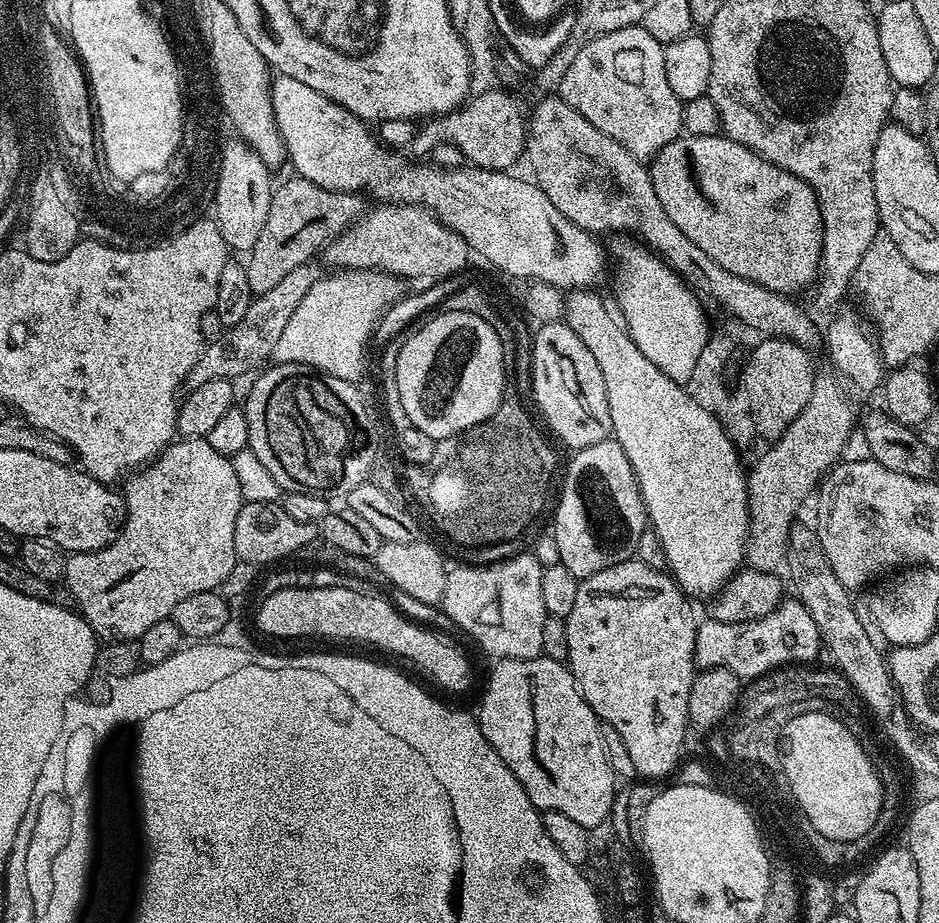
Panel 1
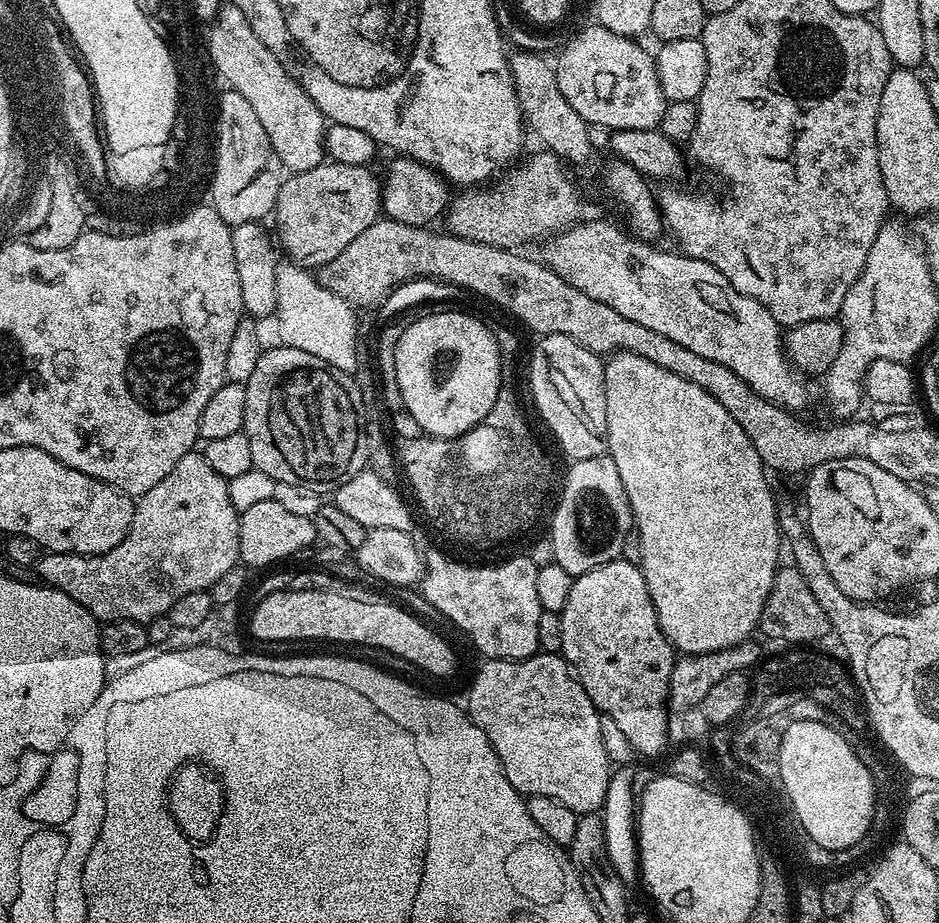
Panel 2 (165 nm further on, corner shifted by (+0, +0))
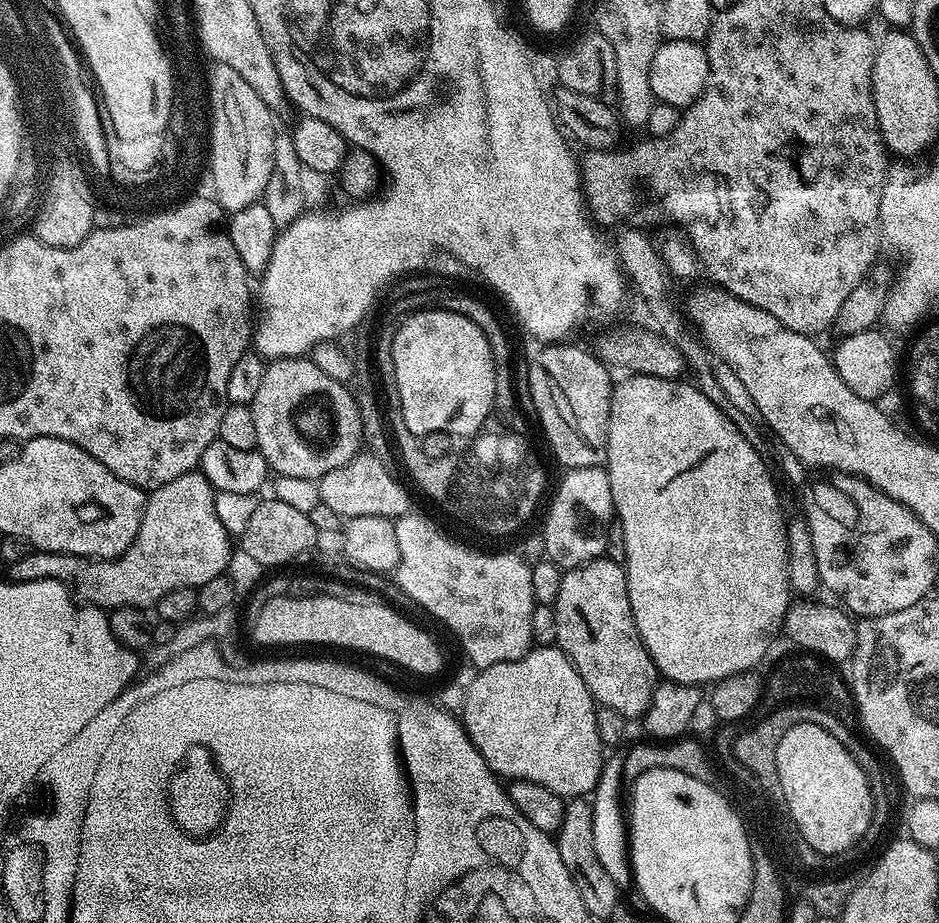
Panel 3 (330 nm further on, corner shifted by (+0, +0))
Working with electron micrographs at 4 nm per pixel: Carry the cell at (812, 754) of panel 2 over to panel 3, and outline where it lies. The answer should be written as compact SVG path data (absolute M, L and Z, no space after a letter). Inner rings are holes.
M799 724L782 734L782 742L778 742L777 774L782 793L785 794L785 804L797 830L820 854L836 856L855 846L867 833L872 816L872 794L867 776L858 766L858 762L854 762L852 755L844 749L844 744L828 734L822 726Z

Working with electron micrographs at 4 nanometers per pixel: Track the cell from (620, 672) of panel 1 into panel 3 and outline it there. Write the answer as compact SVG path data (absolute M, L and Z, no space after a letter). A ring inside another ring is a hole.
M601 558L580 564L577 568L567 569L562 578L562 590L558 590L554 607L558 622L556 644L576 667L582 682L586 682L586 690L590 690L597 705L618 710L618 714L625 718L643 717L652 701L658 683L658 673L650 654L644 648L642 638L638 634L638 626L634 622L634 614L630 610L628 579L624 573L623 563Z

